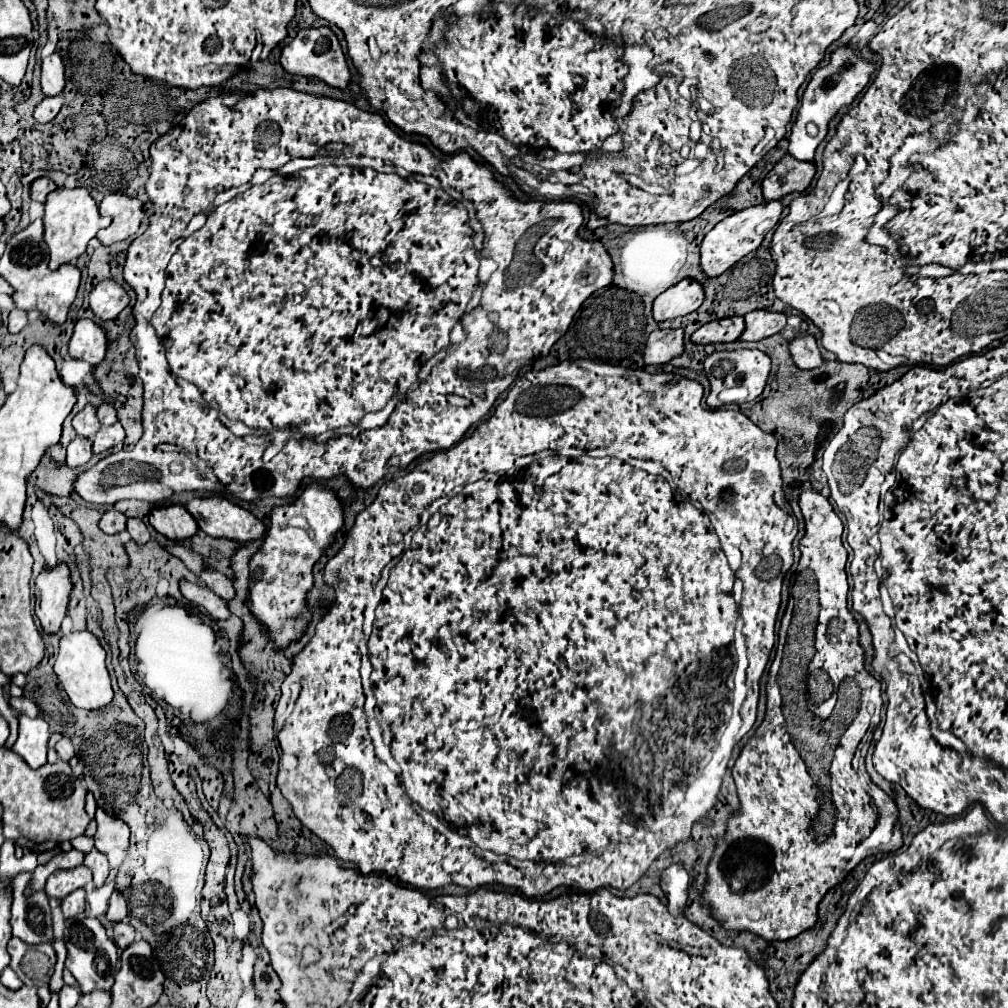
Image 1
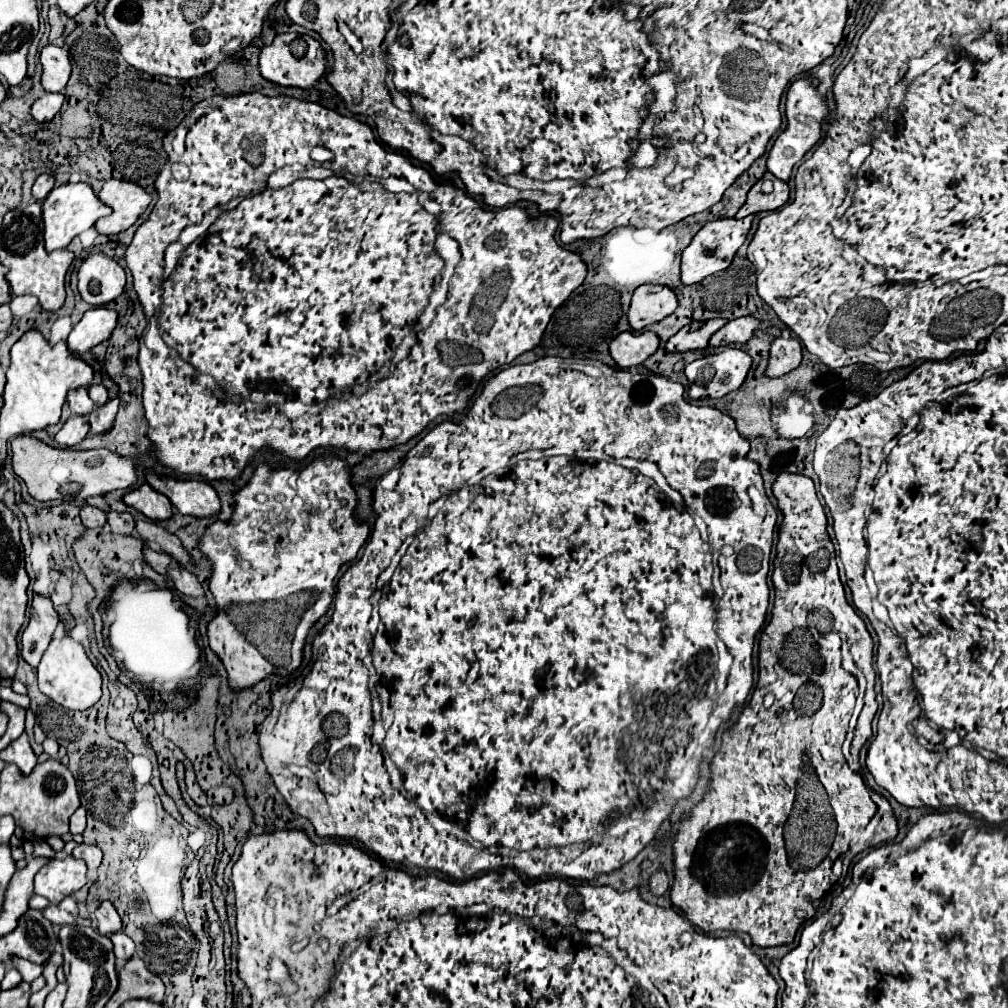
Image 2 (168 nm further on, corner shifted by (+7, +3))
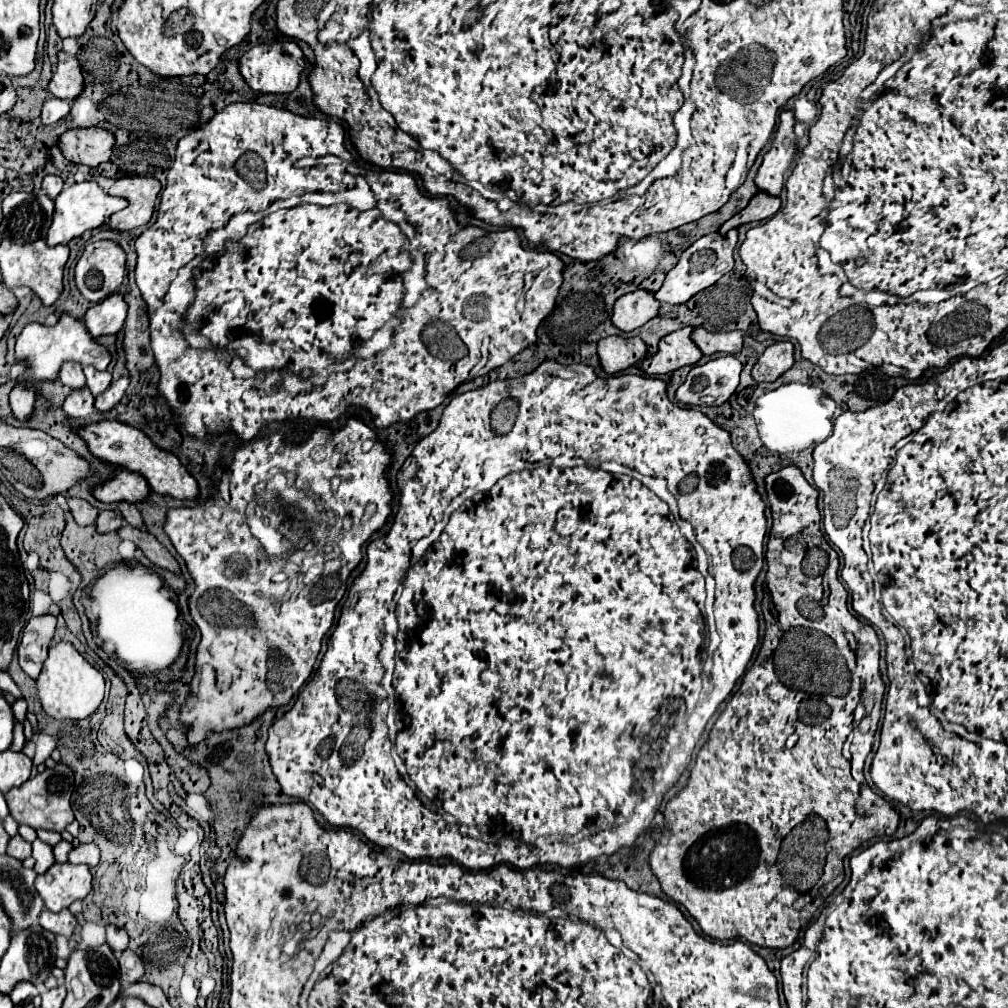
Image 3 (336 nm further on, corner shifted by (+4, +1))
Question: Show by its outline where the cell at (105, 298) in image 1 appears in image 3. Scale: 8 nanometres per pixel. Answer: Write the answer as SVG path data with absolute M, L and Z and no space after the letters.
M111 240L87 244L75 266L75 282L89 302L111 296L125 276L125 252Z

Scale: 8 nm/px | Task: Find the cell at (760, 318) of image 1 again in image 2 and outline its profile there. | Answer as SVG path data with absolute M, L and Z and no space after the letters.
M752 316L730 320L718 332L714 332L714 336L710 338L710 348L728 346L728 344L744 344L752 338L752 332L758 326L760 326L760 320L756 320Z

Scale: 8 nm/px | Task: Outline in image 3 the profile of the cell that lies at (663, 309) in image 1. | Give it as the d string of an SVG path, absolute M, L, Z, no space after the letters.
M635 290L621 296L613 306L613 324L623 332L641 328L651 318L659 316L661 302L649 290Z

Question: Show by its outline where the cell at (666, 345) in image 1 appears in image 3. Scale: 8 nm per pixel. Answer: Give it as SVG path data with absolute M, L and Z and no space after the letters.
M607 336L599 340L597 350L607 374L623 372L647 356L647 344L639 336Z

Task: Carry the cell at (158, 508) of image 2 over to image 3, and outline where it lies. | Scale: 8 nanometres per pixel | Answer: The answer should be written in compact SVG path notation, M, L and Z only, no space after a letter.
M119 468L113 480L95 488L95 498L105 504L119 504L119 502L137 504L147 500L149 494L151 494L151 488L147 480L125 468Z

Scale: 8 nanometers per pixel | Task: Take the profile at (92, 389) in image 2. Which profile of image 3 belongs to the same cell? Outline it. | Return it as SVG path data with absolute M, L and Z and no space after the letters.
M83 368L83 372L87 376L87 388L91 390L93 396L99 396L109 388L109 384L111 384L111 374L109 372L97 372L93 368Z

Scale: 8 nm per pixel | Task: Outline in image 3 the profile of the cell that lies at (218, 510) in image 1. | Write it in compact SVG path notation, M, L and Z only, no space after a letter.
M99 422L99 424L89 424L87 428L81 428L79 436L87 442L89 450L101 460L107 460L111 464L117 464L121 468L141 474L149 482L153 492L171 496L177 500L195 500L199 496L197 480L187 472L187 468L177 460L177 456L165 450L159 450L141 430L121 422Z

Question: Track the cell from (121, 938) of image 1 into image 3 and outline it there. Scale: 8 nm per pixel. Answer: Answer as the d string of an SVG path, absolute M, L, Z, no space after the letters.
M127 948L125 952L121 952L119 966L121 966L121 982L123 982L123 984L137 982L137 980L141 980L143 974L145 974L145 966L143 966L141 958L139 958L131 948Z

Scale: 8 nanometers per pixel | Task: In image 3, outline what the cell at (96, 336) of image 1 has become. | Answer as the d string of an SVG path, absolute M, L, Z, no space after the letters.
M111 294L103 302L91 306L85 314L85 326L87 332L93 338L107 336L107 334L117 334L123 328L127 314L127 304L121 294Z

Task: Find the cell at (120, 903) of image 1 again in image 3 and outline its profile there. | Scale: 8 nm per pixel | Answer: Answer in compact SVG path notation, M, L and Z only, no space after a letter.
M107 924L107 944L115 950L115 952L123 952L127 948L127 932L123 928L117 928L113 924Z

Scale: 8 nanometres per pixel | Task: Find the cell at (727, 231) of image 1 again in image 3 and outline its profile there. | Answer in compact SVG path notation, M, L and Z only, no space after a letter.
M737 228L729 230L725 236L721 236L719 232L707 234L699 240L695 240L679 258L677 266L667 274L663 286L657 290L655 298L659 298L659 302L669 302L669 304L683 304L687 302L693 294L697 294L699 290L709 288L711 284L715 284L723 274L727 274L729 270L733 270L735 260L733 260L733 250L737 246L739 238L737 238Z

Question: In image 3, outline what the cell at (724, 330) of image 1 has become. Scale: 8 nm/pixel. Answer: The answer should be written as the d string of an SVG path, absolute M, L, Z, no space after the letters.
M685 326L677 332L667 334L659 342L659 352L655 356L647 356L637 366L647 374L657 376L657 374L675 372L677 368L687 364L697 364L703 358L703 352L691 340L693 330L695 330L693 326Z

